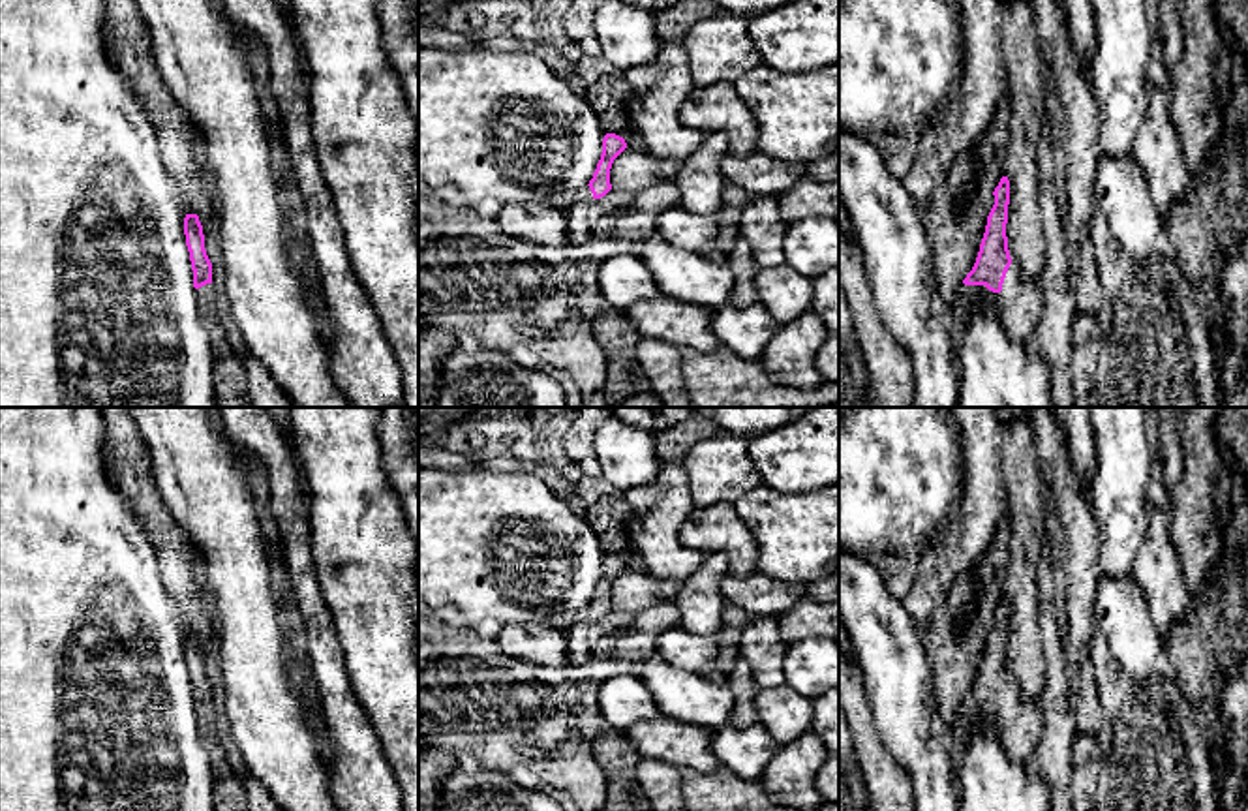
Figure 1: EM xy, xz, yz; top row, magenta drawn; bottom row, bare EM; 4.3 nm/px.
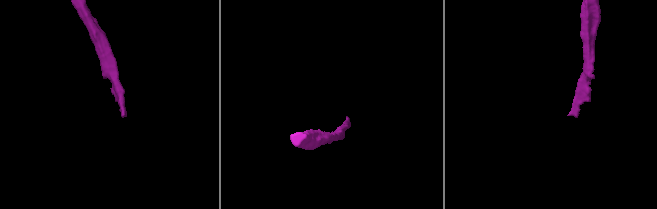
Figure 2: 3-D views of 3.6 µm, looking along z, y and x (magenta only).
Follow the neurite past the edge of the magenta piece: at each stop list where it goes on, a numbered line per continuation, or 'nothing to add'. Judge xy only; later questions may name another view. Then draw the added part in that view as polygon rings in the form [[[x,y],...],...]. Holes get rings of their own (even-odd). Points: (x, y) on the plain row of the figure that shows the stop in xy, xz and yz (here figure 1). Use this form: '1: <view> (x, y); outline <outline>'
1: xy (228, 795); outline [[[206,704],[197,713],[197,730],[203,738],[214,772],[212,803],[214,811],[246,811],[246,792],[242,781],[235,775],[227,751],[216,730],[214,704]]]

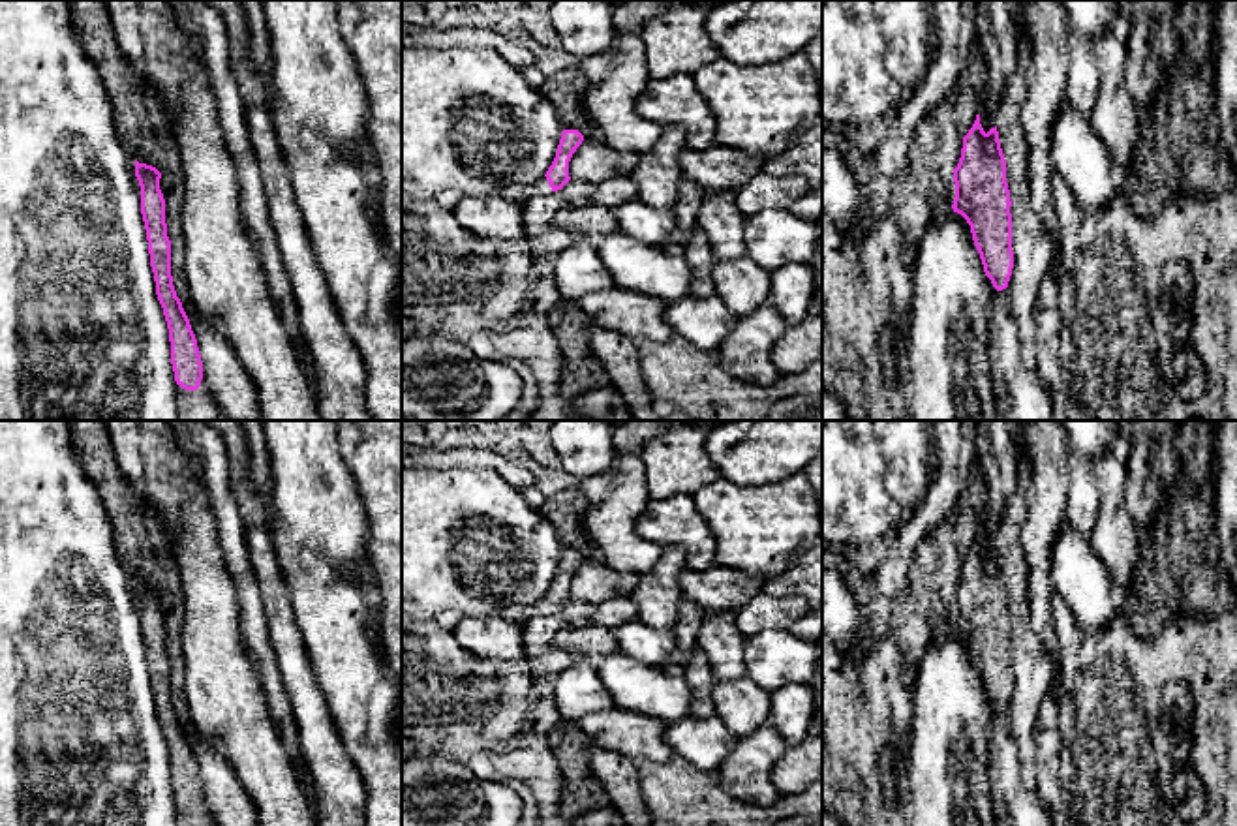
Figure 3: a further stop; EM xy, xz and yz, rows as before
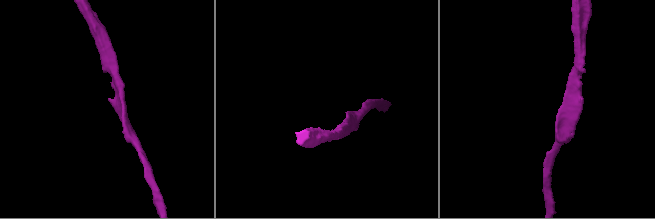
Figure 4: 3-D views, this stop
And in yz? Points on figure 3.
nothing to add

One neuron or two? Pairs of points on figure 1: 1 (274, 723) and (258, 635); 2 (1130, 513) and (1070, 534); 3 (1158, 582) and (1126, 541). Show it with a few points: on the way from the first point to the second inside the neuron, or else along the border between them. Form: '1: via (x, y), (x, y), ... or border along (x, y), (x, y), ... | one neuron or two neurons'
1: via (259, 701), (258, 657) | one neuron
2: border along (1089, 492), (1096, 537), (1096, 569) | two neurons
3: border along (1147, 509), (1147, 530), (1130, 575) | two neurons

